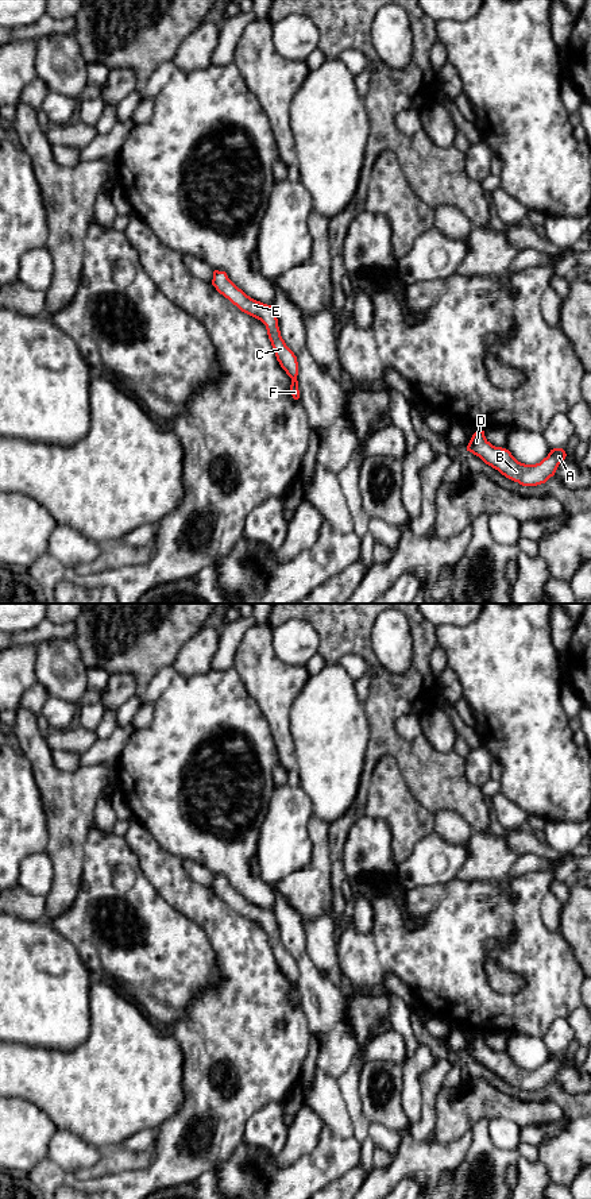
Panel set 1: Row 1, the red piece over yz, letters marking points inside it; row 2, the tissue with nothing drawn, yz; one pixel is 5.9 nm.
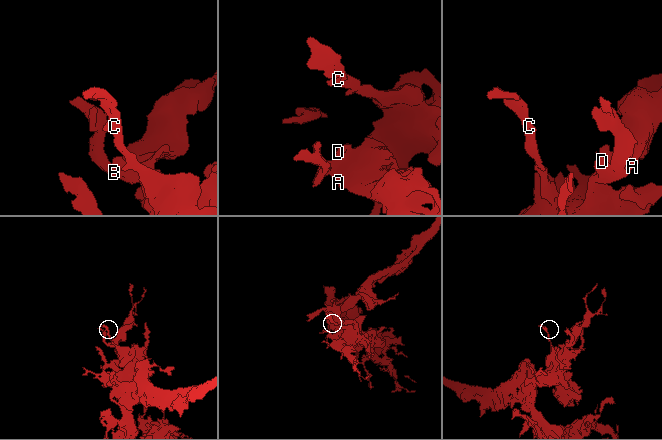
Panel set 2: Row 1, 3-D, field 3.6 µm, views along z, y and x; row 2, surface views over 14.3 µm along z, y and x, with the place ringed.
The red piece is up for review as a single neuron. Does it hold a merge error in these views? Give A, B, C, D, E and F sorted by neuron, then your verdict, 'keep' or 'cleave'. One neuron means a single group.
A B C D E F | keep

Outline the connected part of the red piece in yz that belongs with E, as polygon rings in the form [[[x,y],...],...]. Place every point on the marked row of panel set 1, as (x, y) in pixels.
[[[213,271],[212,285],[216,290],[236,305],[242,312],[260,320],[267,329],[269,339],[274,348],[277,361],[291,378],[290,393],[294,400],[300,398],[298,390],[298,362],[294,352],[286,346],[281,336],[274,305],[267,305],[247,296],[227,275],[225,271]]]

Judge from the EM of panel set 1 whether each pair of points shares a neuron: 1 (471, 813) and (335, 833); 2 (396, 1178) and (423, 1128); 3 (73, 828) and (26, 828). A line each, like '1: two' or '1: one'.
1: one
2: two
3: two

